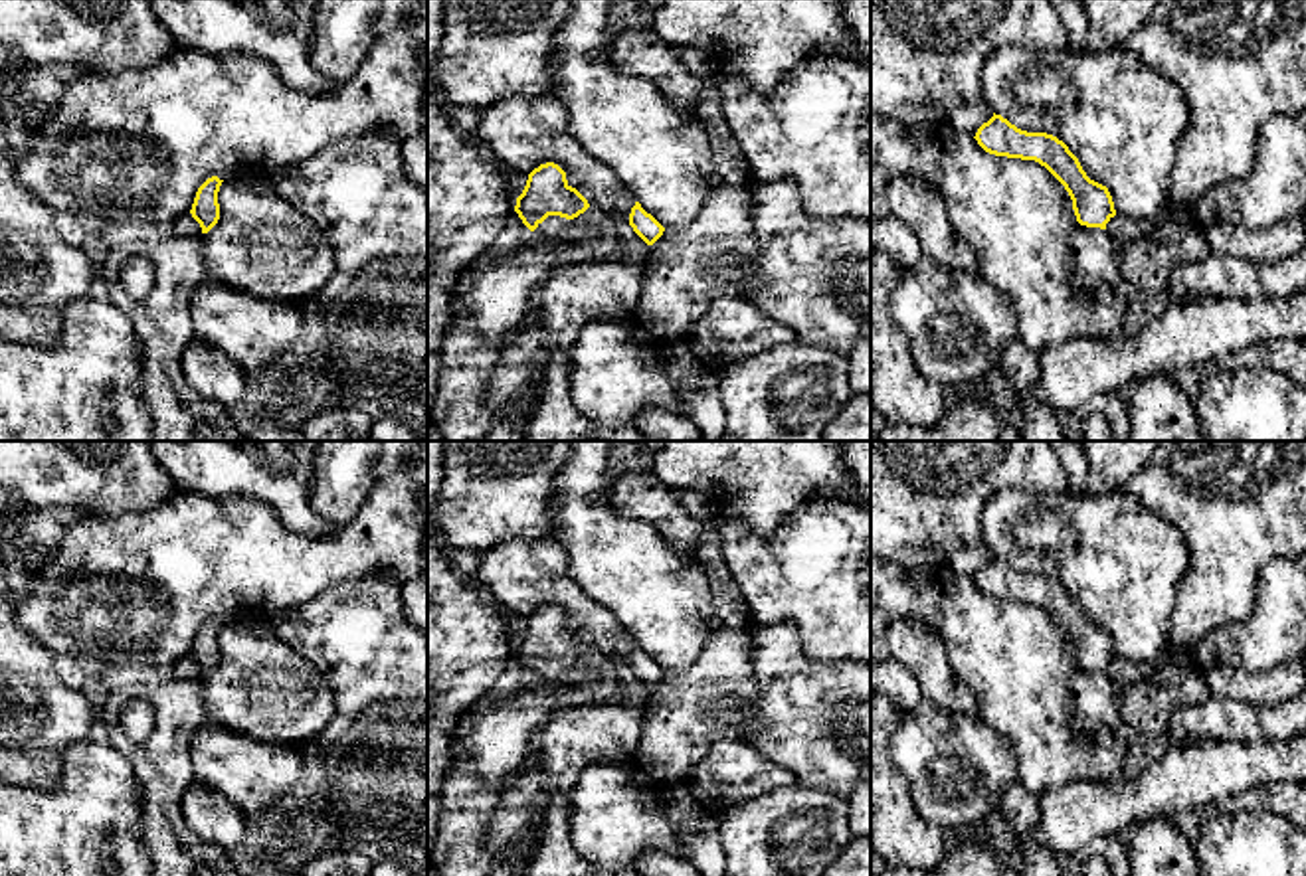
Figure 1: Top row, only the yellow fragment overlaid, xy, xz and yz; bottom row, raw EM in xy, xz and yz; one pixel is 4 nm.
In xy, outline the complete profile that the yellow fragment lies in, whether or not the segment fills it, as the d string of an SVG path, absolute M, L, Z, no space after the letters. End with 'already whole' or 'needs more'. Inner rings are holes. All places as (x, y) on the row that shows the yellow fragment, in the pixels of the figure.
M212 176L196 192L190 214L200 223L202 233L208 233L220 219L218 192L222 182L218 176Z; already whole

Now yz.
M993 113L974 138L989 154L1035 160L1045 166L1069 192L1080 225L1106 229L1116 216L1108 188L1090 180L1078 158L1057 136L1021 131Z; already whole

